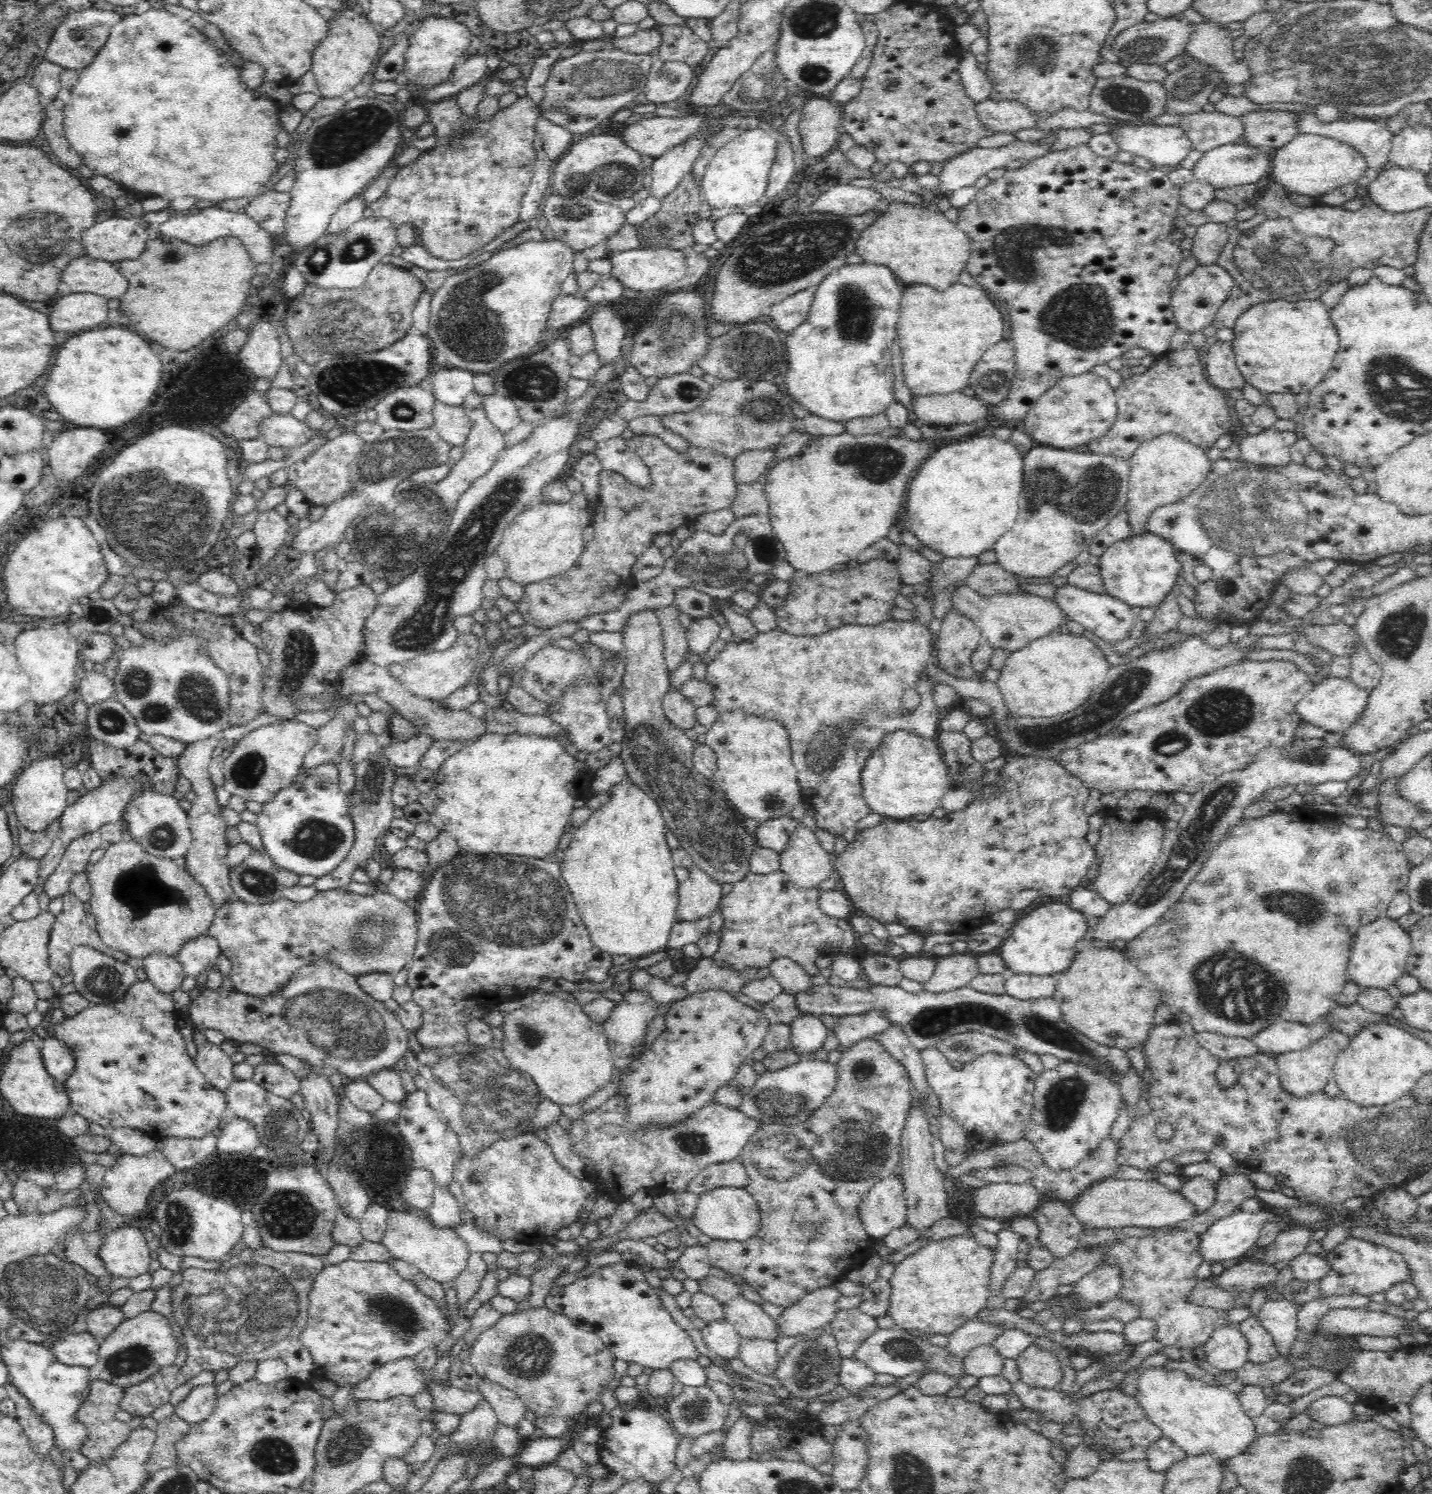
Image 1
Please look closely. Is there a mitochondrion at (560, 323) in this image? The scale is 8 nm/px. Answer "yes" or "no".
no

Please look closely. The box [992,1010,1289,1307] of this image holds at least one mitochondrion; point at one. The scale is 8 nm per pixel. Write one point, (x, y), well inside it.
(1061, 1100)

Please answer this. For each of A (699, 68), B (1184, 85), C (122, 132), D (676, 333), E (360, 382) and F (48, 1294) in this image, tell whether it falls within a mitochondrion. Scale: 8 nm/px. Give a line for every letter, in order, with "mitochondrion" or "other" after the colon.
A: other
B: mitochondrion
C: other
D: mitochondrion
E: mitochondrion
F: mitochondrion

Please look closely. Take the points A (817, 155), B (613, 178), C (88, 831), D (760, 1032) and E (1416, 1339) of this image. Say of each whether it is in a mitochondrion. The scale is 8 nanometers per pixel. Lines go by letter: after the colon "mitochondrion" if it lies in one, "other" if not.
A: other
B: mitochondrion
C: other
D: other
E: other

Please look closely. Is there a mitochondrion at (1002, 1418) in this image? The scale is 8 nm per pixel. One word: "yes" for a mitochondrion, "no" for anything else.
no

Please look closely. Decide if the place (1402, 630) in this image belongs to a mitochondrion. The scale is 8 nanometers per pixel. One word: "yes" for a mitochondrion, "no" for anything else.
yes

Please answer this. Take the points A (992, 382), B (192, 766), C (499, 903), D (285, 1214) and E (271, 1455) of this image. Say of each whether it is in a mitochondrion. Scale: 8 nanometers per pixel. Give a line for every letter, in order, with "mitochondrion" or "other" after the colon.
A: mitochondrion
B: other
C: mitochondrion
D: mitochondrion
E: mitochondrion

